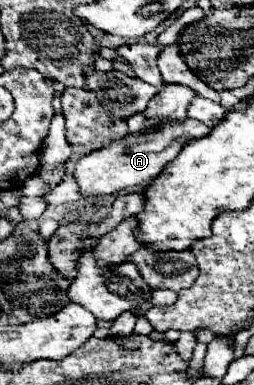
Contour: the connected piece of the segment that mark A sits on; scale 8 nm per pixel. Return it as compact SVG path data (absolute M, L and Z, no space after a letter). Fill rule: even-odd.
M185 118L185 120L161 120L151 130L129 134L125 140L115 140L113 144L93 150L91 154L83 156L77 162L75 178L79 184L79 190L83 196L97 196L97 194L115 194L119 190L149 184L157 174L163 170L165 164L169 164L179 150L193 138L203 138L209 134L211 128L201 124L199 120ZM139 136L139 140L135 138Z

